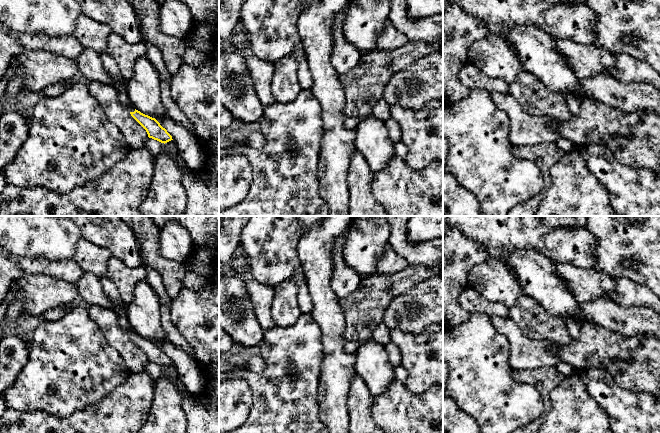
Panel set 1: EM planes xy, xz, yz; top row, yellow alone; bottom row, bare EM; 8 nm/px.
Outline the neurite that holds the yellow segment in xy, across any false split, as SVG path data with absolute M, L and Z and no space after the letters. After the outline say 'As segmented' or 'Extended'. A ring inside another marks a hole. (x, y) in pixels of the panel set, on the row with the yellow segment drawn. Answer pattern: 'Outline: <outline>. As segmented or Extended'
Outline: M121 88L118 93L121 103L130 111L131 116L146 130L149 138L164 144L173 140L172 136L155 118L141 113L131 105L125 88Z. Extended

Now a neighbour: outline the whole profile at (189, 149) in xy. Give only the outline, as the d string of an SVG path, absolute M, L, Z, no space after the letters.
M168 115L160 116L156 120L172 136L179 155L187 167L193 171L198 171L203 165L205 156L195 134Z

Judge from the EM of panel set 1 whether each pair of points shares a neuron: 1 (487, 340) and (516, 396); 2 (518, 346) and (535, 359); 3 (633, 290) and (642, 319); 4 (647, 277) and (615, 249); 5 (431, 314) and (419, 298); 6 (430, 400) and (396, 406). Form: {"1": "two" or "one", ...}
{"1": "one", "2": "one", "3": "two", "4": "one", "5": "one", "6": "one"}

